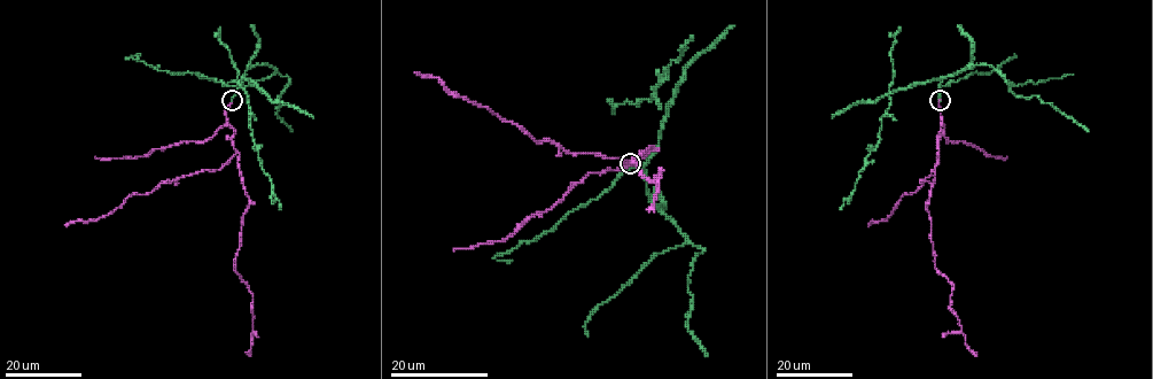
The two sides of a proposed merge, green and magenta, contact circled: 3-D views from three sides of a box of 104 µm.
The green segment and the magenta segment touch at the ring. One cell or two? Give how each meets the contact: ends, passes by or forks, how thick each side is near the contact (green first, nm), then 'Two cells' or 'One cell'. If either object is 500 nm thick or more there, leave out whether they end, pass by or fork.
At the ring green ends. At the ring magenta ends. Thickness 220 nm (green) against 170 nm. One cell

